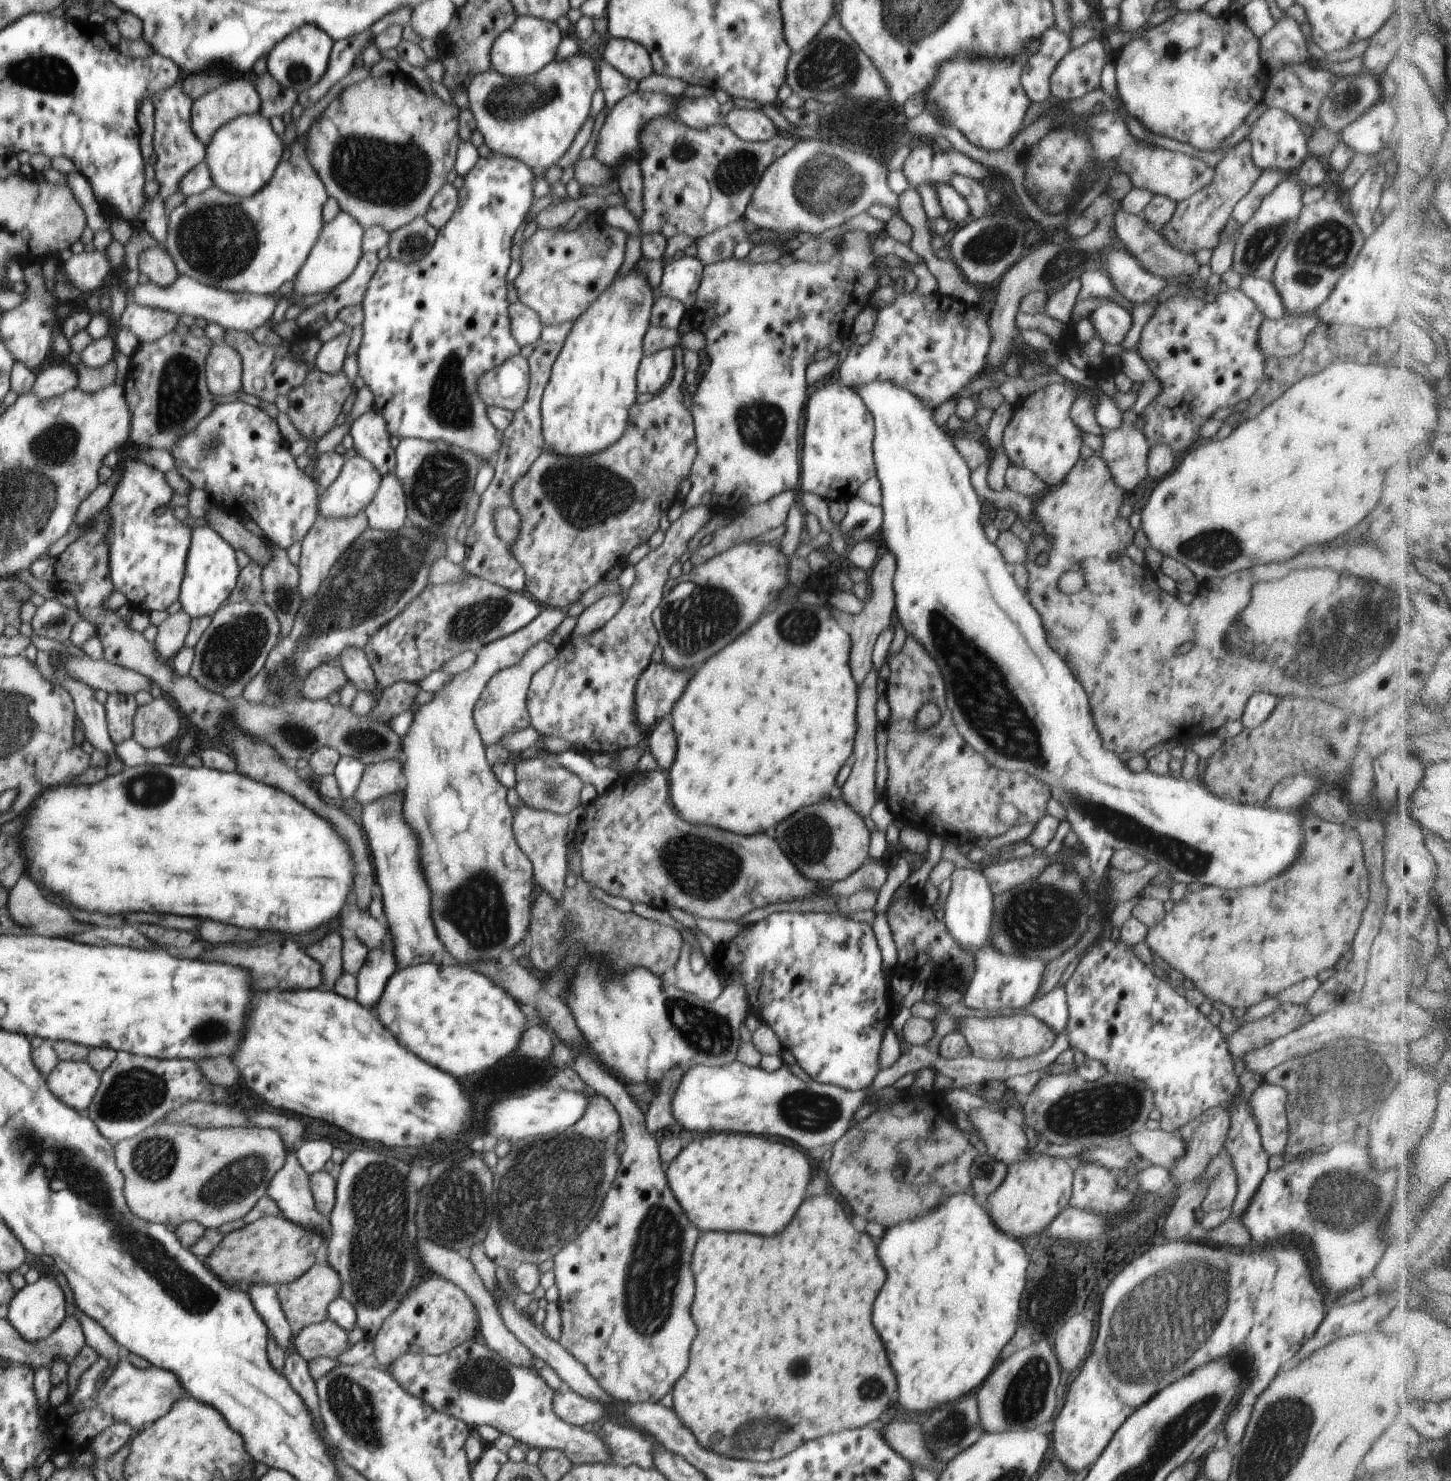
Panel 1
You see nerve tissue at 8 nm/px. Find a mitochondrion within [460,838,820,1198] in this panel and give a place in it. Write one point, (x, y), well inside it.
(709, 1033)

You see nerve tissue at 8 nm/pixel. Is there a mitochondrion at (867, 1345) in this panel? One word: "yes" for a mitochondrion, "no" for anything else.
no

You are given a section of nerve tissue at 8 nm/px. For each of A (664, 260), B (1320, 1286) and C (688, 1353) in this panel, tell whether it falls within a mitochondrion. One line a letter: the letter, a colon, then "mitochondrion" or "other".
A: other
B: other
C: other

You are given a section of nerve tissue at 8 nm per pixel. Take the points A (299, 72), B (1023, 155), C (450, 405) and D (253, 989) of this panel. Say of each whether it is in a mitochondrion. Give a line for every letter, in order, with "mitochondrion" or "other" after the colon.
A: mitochondrion
B: other
C: mitochondrion
D: other

